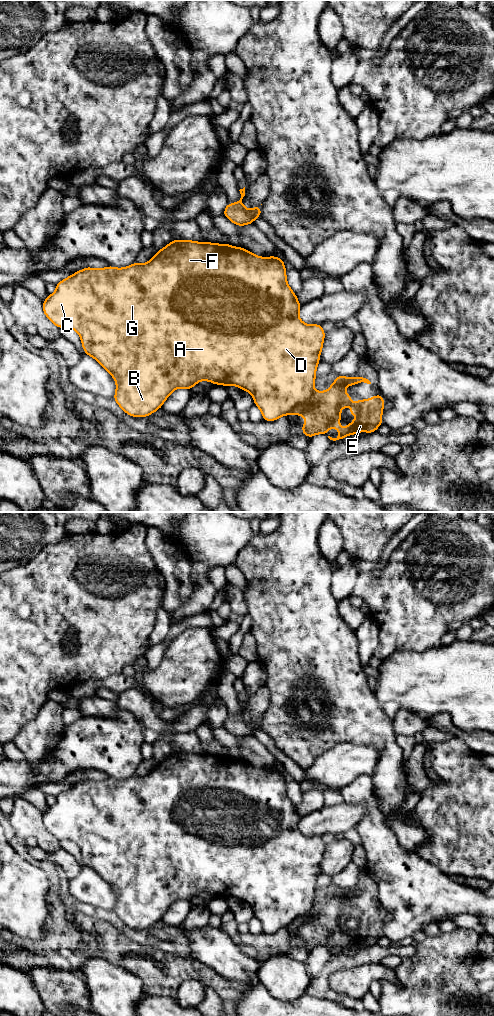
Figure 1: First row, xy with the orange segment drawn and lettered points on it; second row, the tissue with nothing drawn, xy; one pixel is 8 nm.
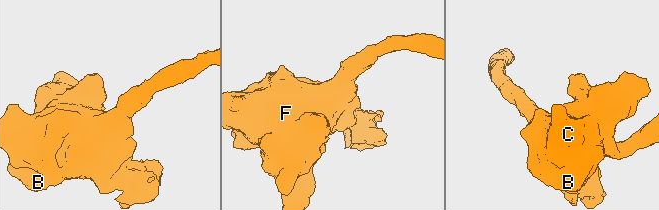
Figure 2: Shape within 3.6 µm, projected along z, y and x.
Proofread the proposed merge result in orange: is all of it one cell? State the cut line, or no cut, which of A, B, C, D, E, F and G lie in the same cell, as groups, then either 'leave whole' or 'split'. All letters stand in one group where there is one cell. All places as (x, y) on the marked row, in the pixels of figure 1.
xy (313, 391), (307, 402), (296, 413) | A B C D F G / E | split

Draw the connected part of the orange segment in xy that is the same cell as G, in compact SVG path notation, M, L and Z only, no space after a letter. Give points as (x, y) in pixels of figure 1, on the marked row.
M177 240L157 251L145 264L134 262L128 267L108 266L102 269L86 267L56 284L56 291L42 303L45 316L58 328L75 330L82 342L85 354L93 357L116 381L113 399L120 408L132 417L147 417L160 409L169 395L179 388L191 390L198 382L207 380L217 385L233 385L249 392L254 404L261 410L263 420L272 422L284 415L295 415L310 398L316 378L316 369L326 333L322 325L307 325L299 318L299 303L296 293L287 283L284 261L276 256L259 257L242 247L230 244Z

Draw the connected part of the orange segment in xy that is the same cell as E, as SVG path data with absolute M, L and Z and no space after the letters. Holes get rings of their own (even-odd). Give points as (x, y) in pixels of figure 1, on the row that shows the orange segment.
M336 375L336 381L330 384L328 391L313 391L307 403L298 411L298 415L308 418L302 425L302 433L309 439L316 434L327 435L329 428L339 430L336 438L328 436L330 440L336 441L346 438L350 434L355 436L360 432L373 433L383 424L382 412L385 401L382 394L371 397L367 400L351 401L351 396L344 390L345 386L352 386L359 383L371 384L363 377L344 377ZM353 405L353 409L348 411L348 415L358 414L367 415L368 420L362 421L354 419L350 425L344 428L340 427L340 418L342 416L340 409Z

